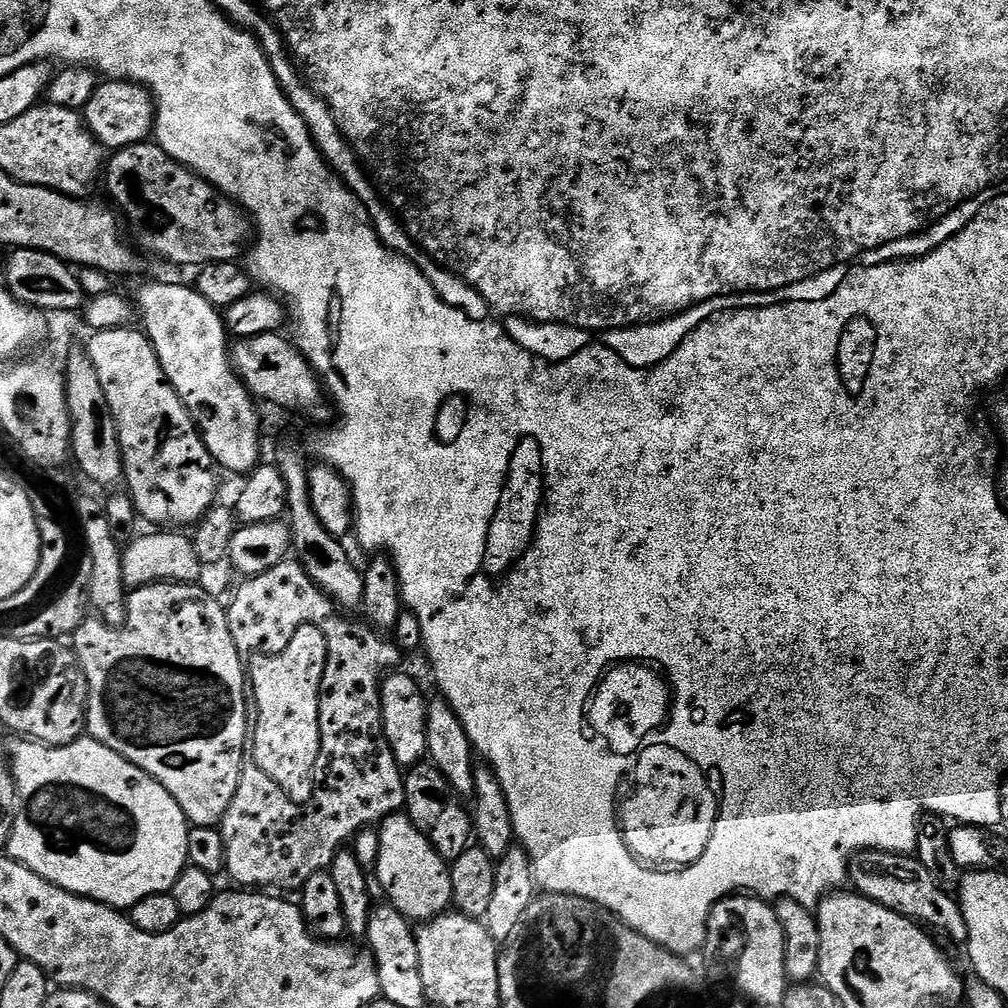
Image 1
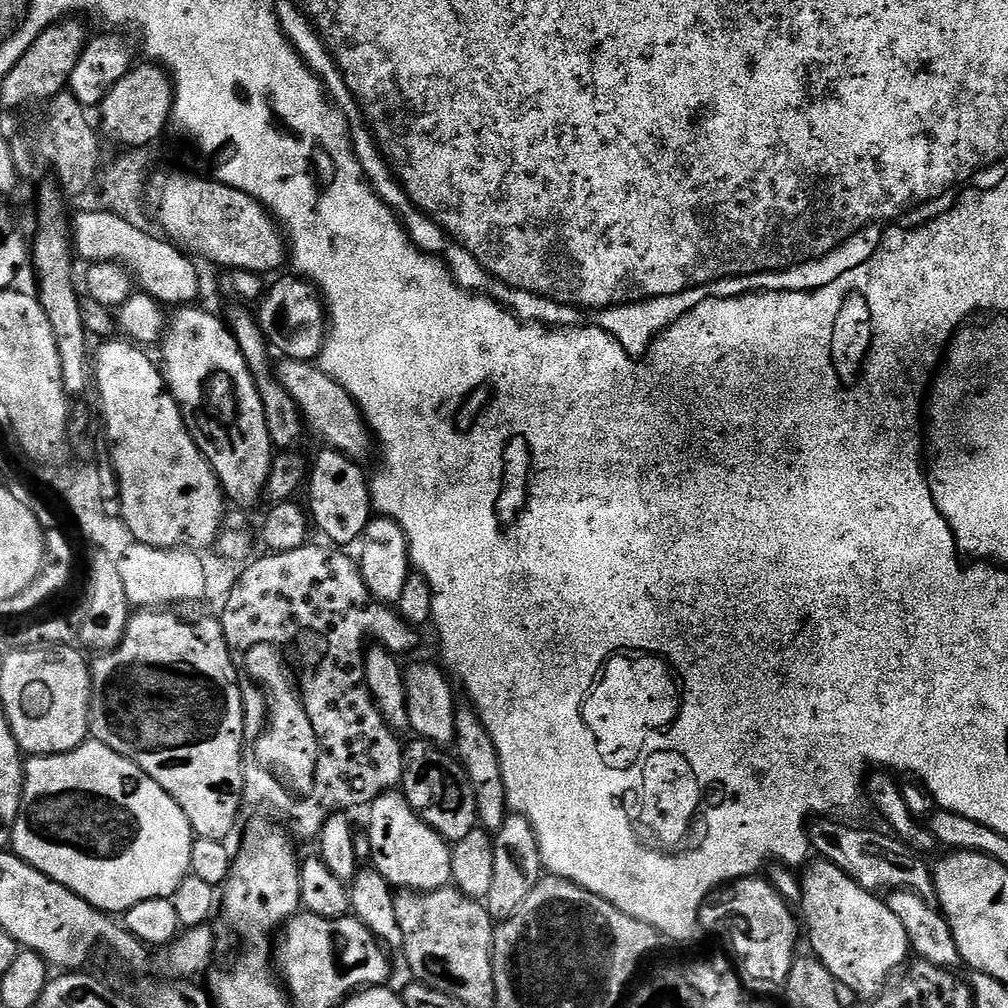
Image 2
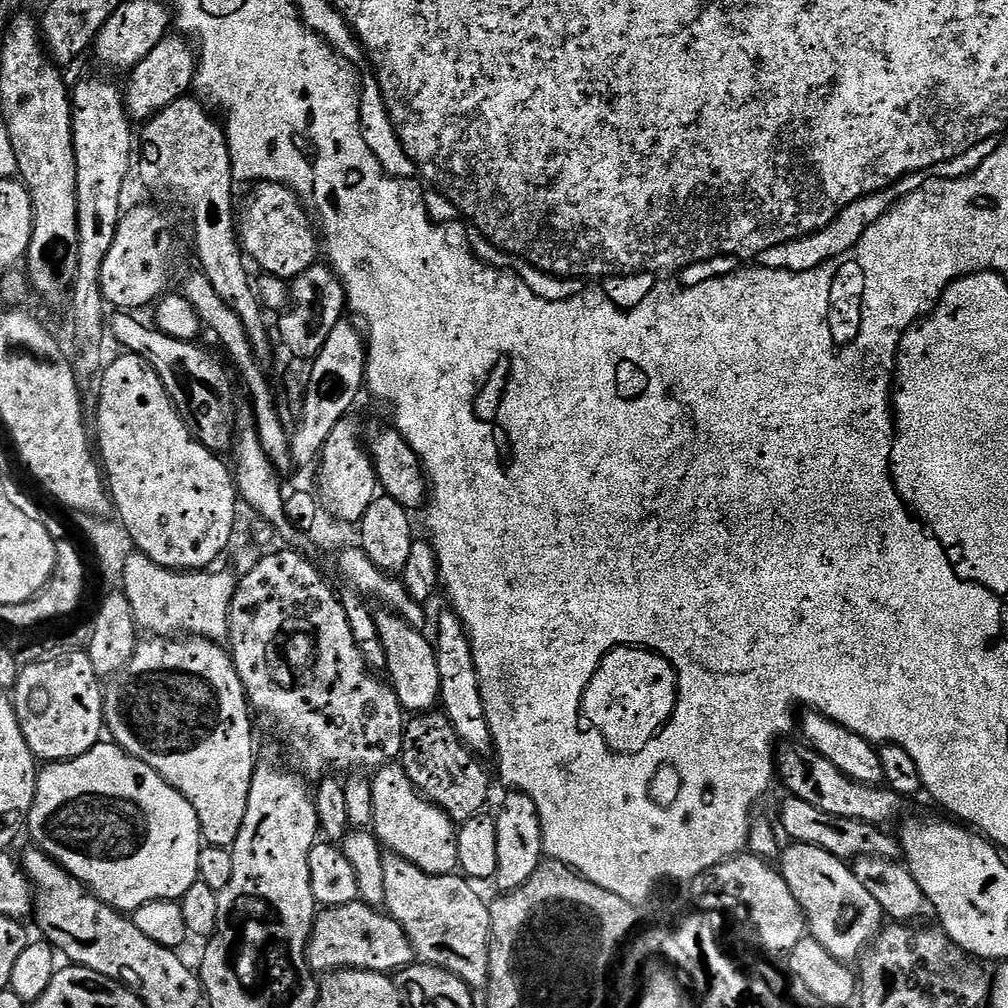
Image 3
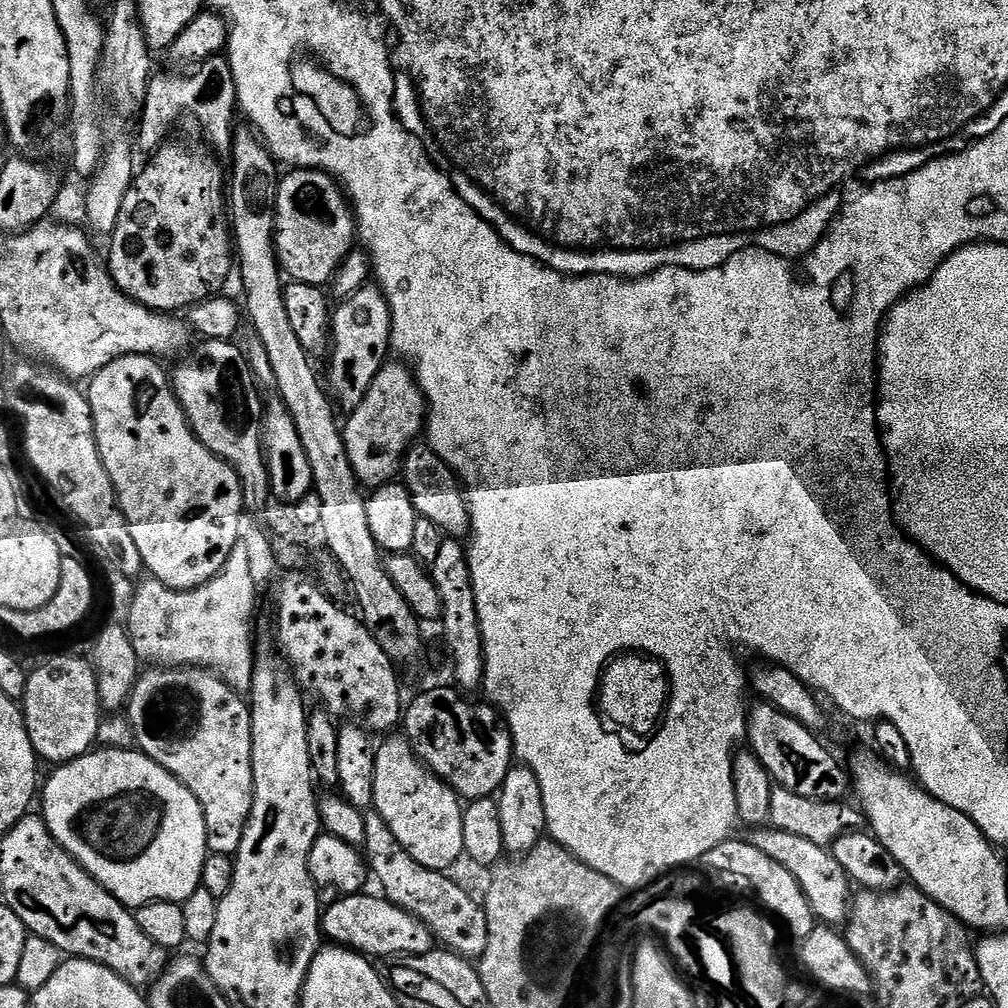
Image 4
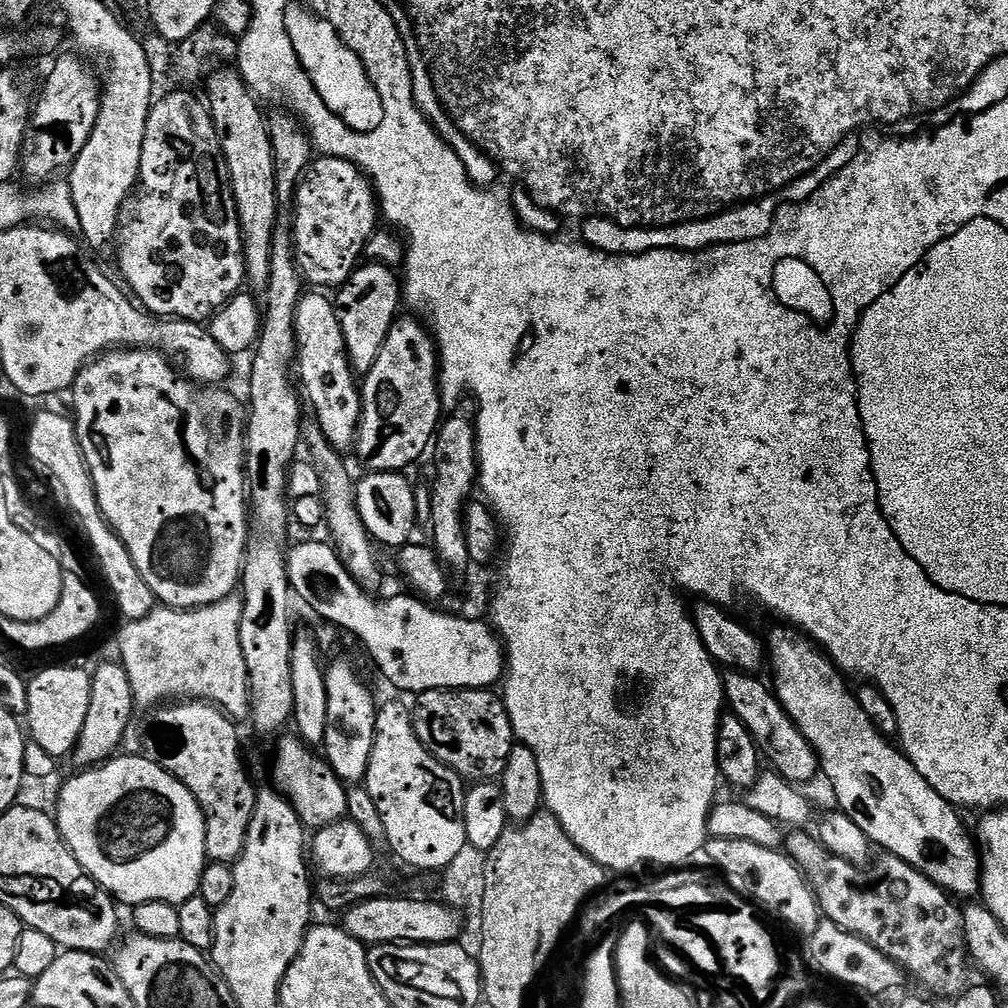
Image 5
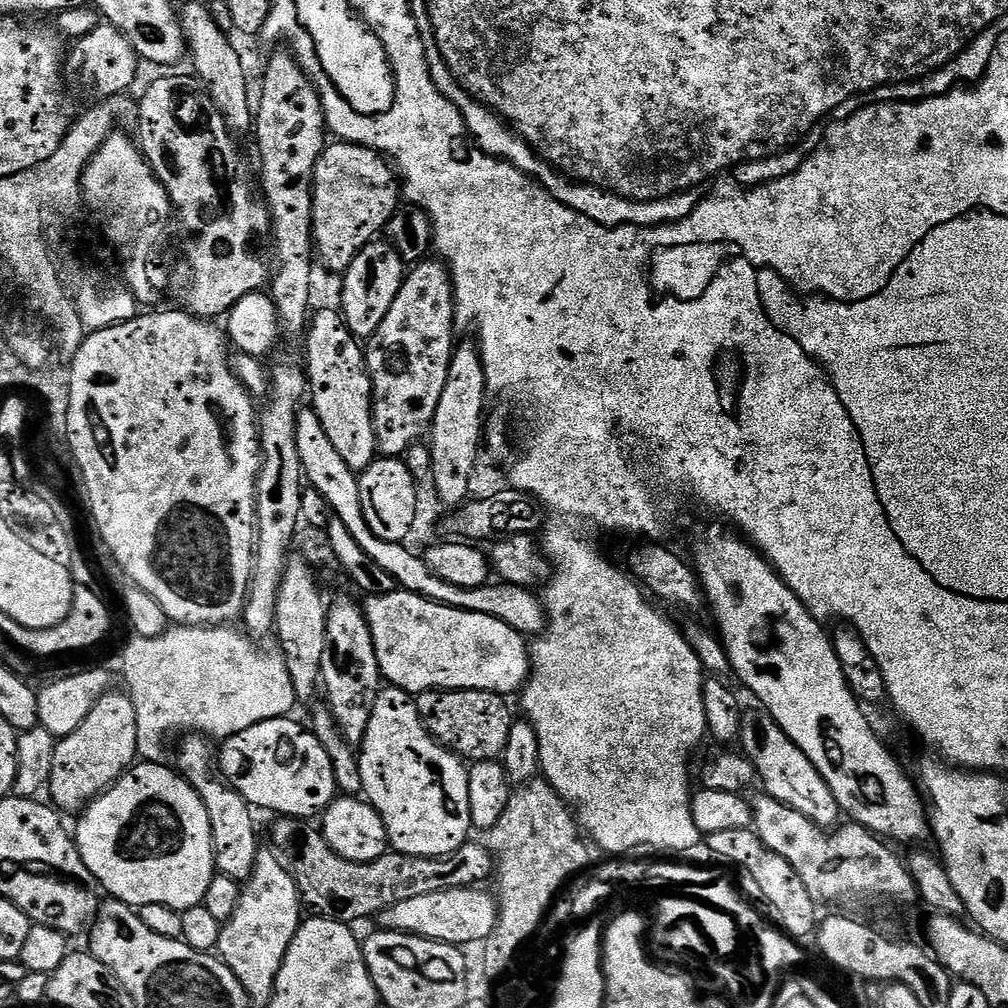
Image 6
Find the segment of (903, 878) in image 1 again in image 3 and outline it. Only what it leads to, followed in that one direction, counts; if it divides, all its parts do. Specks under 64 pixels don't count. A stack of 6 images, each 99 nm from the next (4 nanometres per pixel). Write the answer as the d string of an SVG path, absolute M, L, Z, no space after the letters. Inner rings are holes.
M795 798L788 801L780 808L780 824L784 827L783 835L789 841L797 844L818 846L830 854L834 854L845 862L855 861L861 856L877 856L886 860L897 859L901 855L900 841L890 831L875 824L867 824L861 820L838 818L834 814L826 814L826 810L818 810L818 806L810 806L810 802L802 802Z

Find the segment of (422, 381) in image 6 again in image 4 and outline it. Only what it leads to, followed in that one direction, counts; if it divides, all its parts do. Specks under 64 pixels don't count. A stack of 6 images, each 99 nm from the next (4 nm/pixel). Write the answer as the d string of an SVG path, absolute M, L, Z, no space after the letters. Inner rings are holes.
M404 362L385 363L378 370L366 398L342 424L344 450L357 481L365 489L383 488L401 469L404 453L413 447L416 435L421 435L426 420L426 401L416 383L415 375Z

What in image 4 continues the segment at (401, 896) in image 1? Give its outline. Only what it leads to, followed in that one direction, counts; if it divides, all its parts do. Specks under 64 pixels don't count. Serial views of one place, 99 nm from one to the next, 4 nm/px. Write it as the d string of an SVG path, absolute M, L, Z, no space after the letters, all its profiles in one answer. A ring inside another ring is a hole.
M407 739L388 740L375 749L374 810L390 826L390 834L422 866L444 872L464 856L462 801L440 777L420 763Z

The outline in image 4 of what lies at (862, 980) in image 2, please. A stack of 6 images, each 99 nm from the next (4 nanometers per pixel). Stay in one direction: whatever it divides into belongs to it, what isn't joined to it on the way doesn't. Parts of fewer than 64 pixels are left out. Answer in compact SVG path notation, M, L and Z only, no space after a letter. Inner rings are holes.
M771 826L749 831L746 839L758 846L762 854L774 858L778 866L786 866L786 870L794 874L794 879L798 886L802 886L802 894L806 894L817 921L828 926L840 926L847 921L850 915L850 881L828 848L814 846L814 842L806 842L806 838L786 834L786 830L778 830Z

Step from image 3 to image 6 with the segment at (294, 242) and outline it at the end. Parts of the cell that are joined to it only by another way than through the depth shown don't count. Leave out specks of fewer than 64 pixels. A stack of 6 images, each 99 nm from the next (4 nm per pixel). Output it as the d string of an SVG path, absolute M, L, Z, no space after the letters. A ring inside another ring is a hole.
M329 143L318 158L312 183L312 205L314 206L312 243L319 263L321 260L330 271L337 274L347 272L356 254L383 233L384 227L401 204L402 184L398 179L398 173L381 153L364 144Z

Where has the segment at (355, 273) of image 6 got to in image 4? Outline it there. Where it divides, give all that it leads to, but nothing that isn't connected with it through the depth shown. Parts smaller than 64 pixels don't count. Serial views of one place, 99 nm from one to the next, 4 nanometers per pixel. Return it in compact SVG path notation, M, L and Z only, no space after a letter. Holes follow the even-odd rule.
M365 286L358 289L353 296L345 296L339 301L340 304L330 316L330 355L328 360L328 384L326 380L326 392L331 403L337 409L345 408L345 413L352 413L366 398L378 370L385 363L390 352L390 341L392 329L390 327L390 317L388 315L388 305L384 299L383 292L375 287Z

